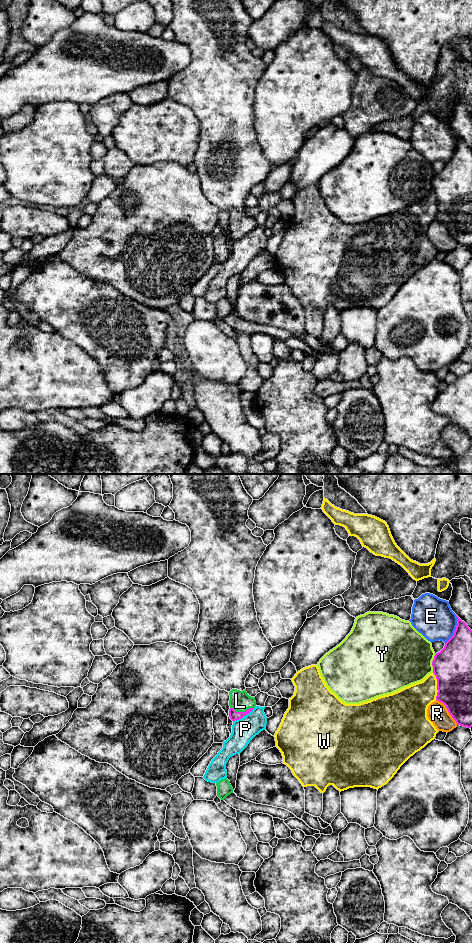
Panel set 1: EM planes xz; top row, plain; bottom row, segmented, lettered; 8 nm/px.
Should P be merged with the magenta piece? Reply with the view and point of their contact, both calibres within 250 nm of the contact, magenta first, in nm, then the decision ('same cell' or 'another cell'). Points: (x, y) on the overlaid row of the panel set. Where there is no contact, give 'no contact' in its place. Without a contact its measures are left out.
xz (243, 716) | 70/190 nm | another cell

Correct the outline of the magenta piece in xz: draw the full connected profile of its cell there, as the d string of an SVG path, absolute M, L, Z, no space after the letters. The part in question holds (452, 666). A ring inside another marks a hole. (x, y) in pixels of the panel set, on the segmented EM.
M457 615L457 626L444 648L432 661L437 679L436 700L443 703L457 725L472 727L472 630Z

